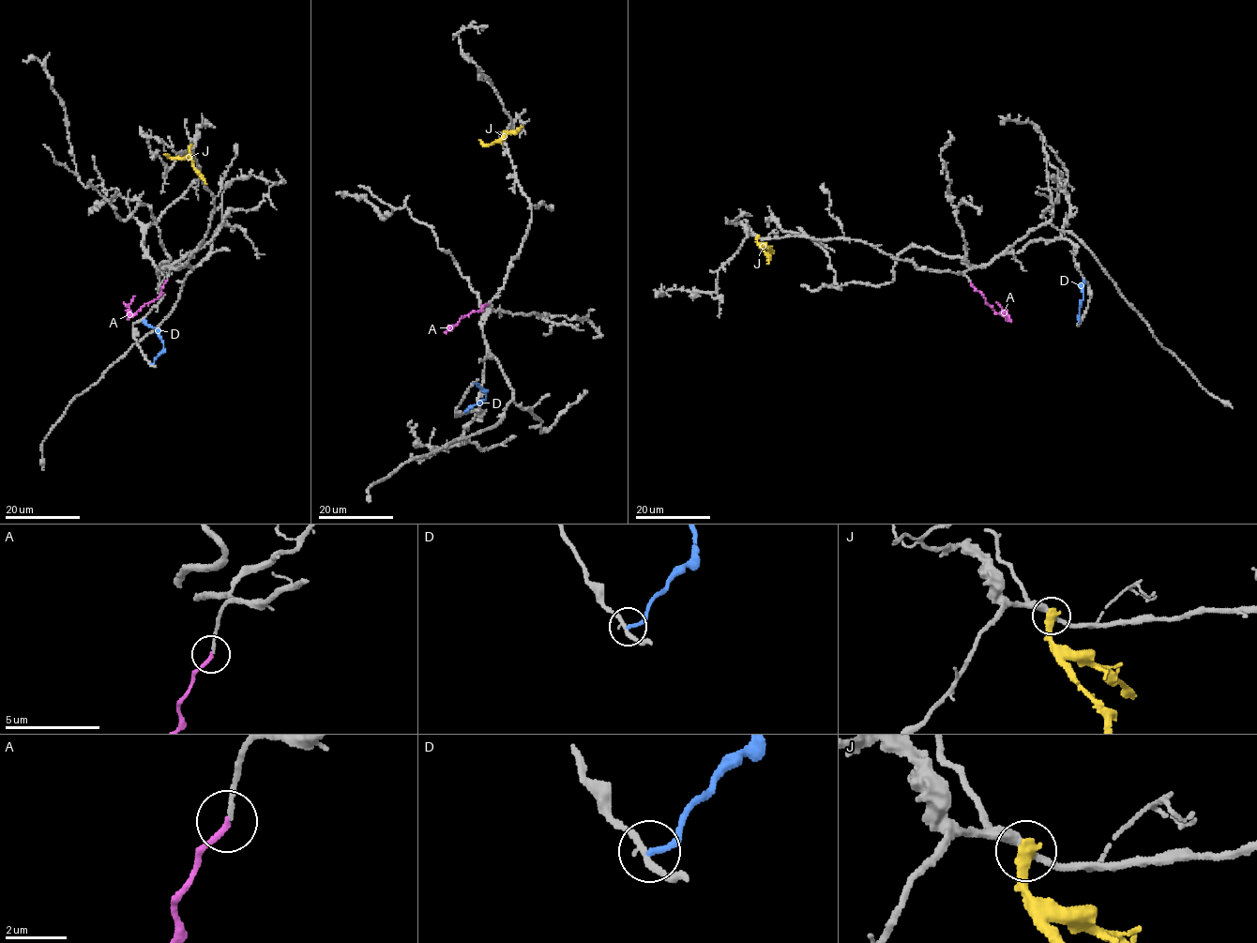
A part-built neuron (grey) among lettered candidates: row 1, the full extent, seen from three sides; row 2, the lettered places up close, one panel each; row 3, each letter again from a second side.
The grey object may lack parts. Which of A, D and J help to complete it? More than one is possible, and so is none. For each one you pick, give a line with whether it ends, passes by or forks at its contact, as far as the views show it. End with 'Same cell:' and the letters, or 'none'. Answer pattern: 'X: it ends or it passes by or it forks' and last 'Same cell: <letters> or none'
A: it ends
Same cell: A

